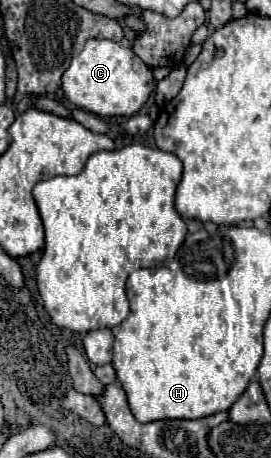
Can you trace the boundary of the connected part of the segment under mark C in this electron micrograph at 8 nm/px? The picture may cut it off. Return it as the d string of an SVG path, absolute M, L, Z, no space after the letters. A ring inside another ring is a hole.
M88 39L82 53L78 53L62 75L62 91L66 99L100 117L130 117L150 97L154 87L152 71L130 49L108 39Z

